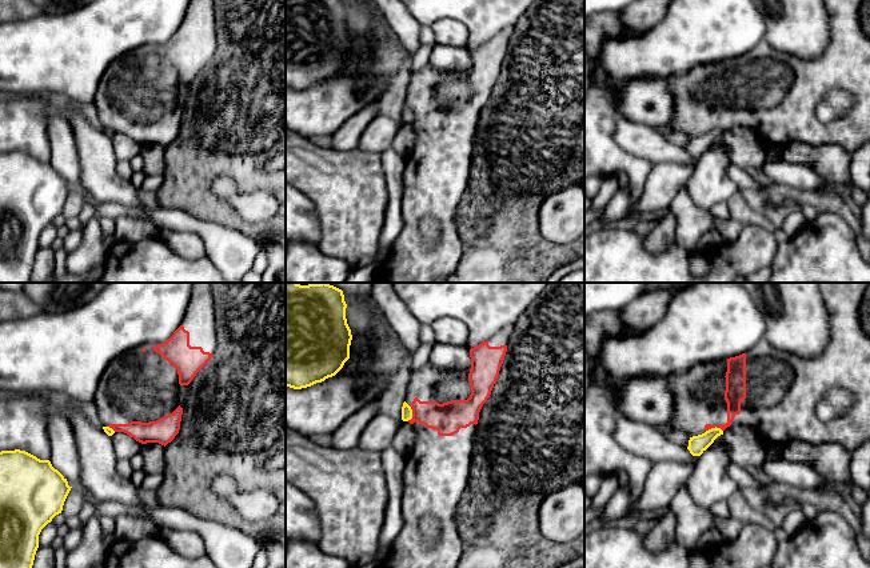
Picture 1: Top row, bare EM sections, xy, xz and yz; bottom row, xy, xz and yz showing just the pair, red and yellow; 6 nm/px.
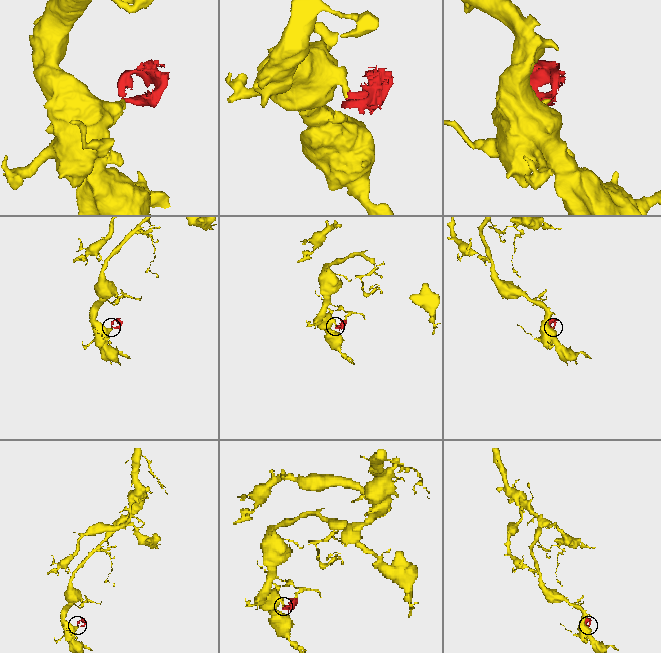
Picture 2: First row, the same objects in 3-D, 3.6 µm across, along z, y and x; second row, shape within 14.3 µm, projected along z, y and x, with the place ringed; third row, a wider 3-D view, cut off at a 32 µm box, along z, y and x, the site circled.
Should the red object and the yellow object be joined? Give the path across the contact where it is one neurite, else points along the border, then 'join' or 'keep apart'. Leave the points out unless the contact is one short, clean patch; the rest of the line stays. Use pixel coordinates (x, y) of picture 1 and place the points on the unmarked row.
border xz (408, 107), (411, 119), (407, 122); keep apart

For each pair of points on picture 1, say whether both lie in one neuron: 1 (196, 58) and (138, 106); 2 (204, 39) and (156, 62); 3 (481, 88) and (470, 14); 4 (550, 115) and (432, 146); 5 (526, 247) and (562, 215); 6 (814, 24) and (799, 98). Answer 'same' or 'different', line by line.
1: same
2: same
3: different
4: different
5: different
6: different

